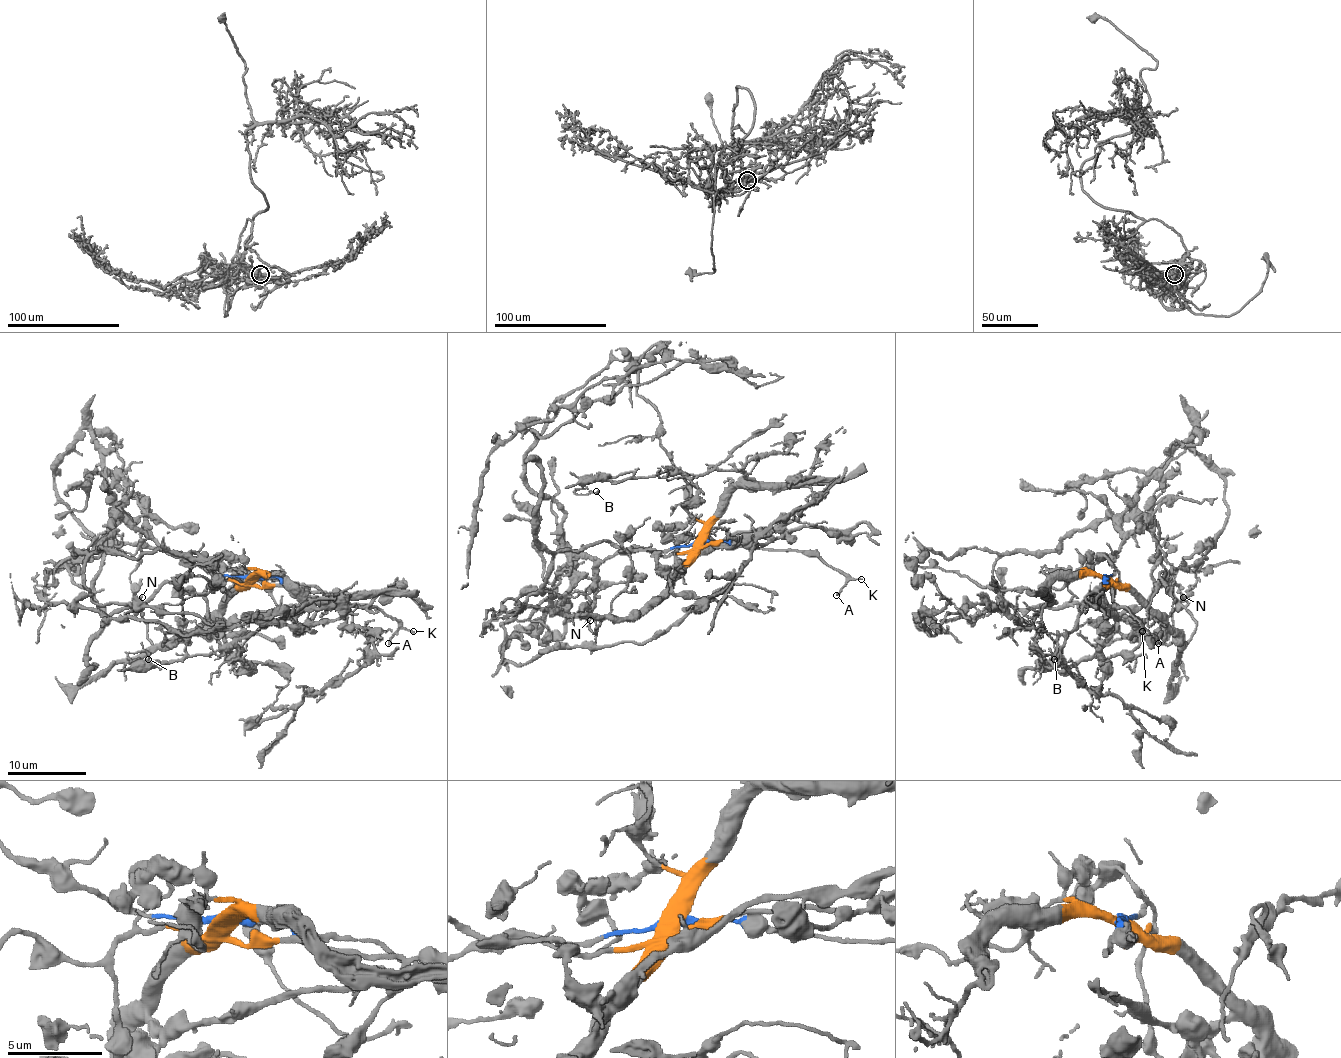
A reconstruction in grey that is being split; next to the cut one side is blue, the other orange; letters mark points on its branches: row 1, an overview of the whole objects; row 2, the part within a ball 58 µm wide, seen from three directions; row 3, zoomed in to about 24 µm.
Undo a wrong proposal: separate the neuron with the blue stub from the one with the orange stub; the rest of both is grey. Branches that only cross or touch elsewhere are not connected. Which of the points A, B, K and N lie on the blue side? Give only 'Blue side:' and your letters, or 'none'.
Blue side: A, K

